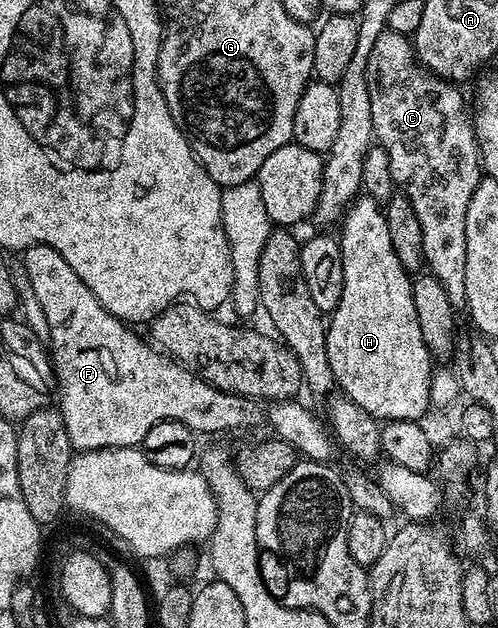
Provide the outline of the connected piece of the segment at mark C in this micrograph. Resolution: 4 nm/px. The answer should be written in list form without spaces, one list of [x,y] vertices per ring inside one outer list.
[[[385,31],[373,43],[373,51],[369,51],[369,63],[367,64],[367,82],[369,83],[369,103],[373,107],[373,131],[375,141],[389,155],[389,171],[395,180],[398,192],[404,193],[417,211],[417,219],[421,223],[421,235],[423,236],[423,255],[426,268],[437,279],[441,279],[441,287],[449,294],[449,303],[457,311],[466,310],[465,299],[465,211],[469,211],[469,199],[473,199],[473,191],[477,191],[477,183],[481,179],[481,158],[479,155],[479,140],[475,138],[475,126],[469,109],[463,106],[463,97],[458,93],[456,86],[450,81],[443,81],[437,74],[424,69],[415,55],[415,47],[412,38],[405,33],[393,33]]]

